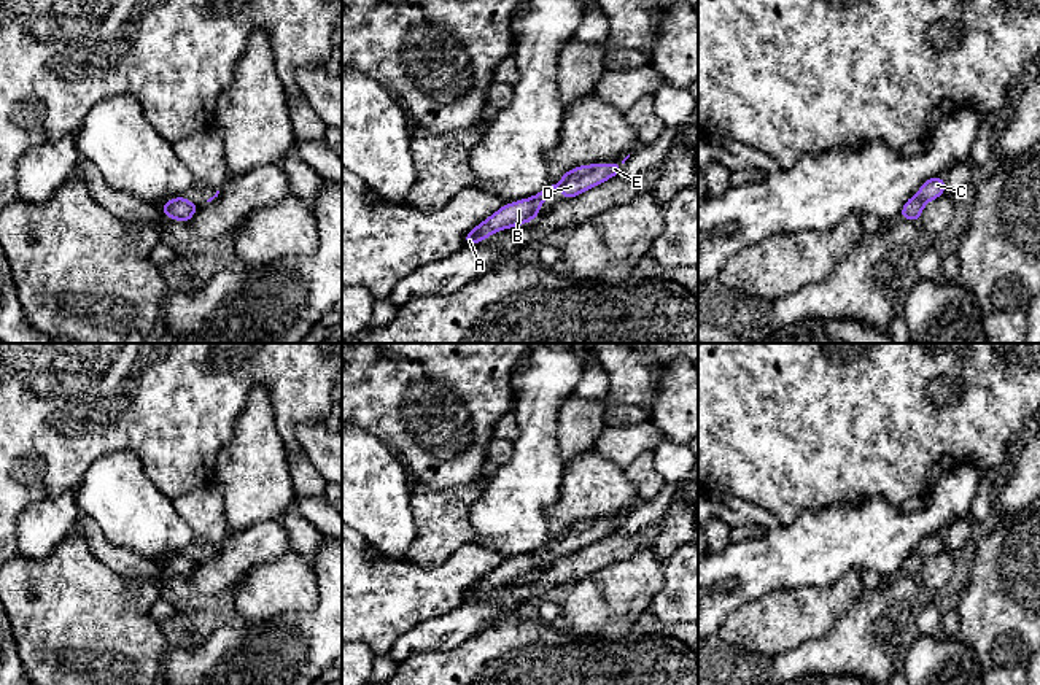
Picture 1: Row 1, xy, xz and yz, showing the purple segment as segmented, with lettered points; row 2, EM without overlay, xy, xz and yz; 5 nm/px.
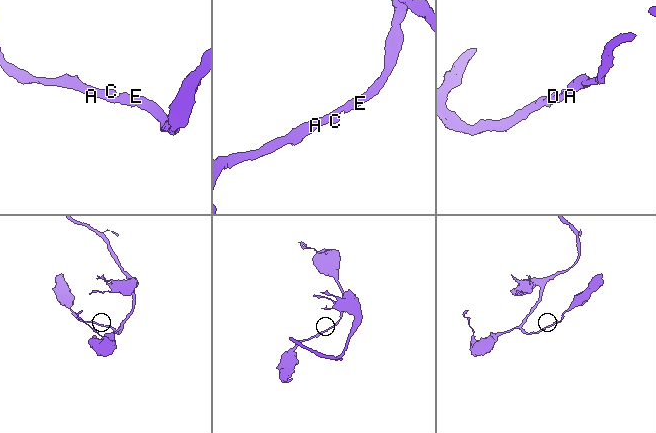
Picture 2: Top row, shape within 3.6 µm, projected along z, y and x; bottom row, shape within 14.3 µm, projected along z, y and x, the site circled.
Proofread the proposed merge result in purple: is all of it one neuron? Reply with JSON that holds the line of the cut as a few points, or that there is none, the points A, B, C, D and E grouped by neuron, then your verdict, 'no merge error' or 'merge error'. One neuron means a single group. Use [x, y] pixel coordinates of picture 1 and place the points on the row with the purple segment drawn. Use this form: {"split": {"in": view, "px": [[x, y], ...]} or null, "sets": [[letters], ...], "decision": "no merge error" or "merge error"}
{"split": null, "sets": [["A", "B", "C", "D", "E"]], "decision": "no merge error"}

